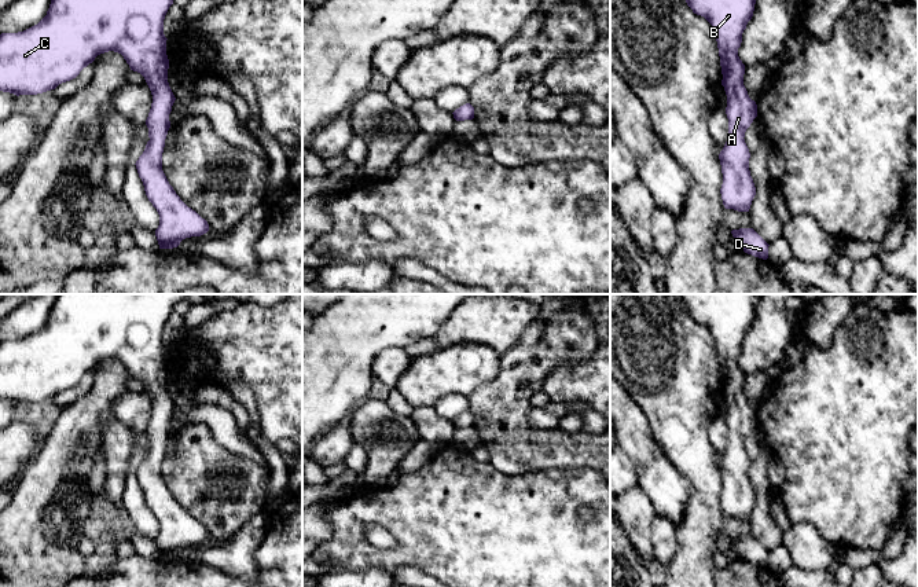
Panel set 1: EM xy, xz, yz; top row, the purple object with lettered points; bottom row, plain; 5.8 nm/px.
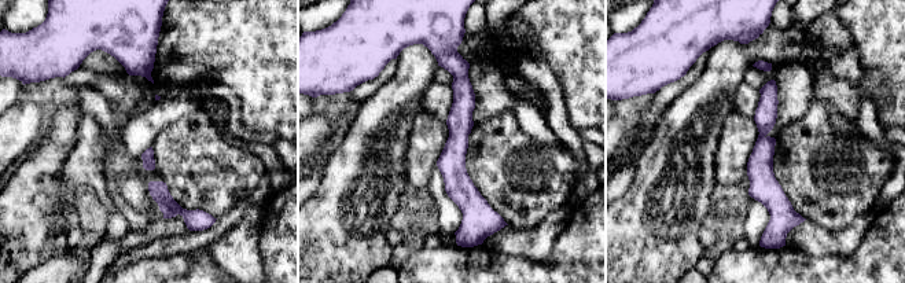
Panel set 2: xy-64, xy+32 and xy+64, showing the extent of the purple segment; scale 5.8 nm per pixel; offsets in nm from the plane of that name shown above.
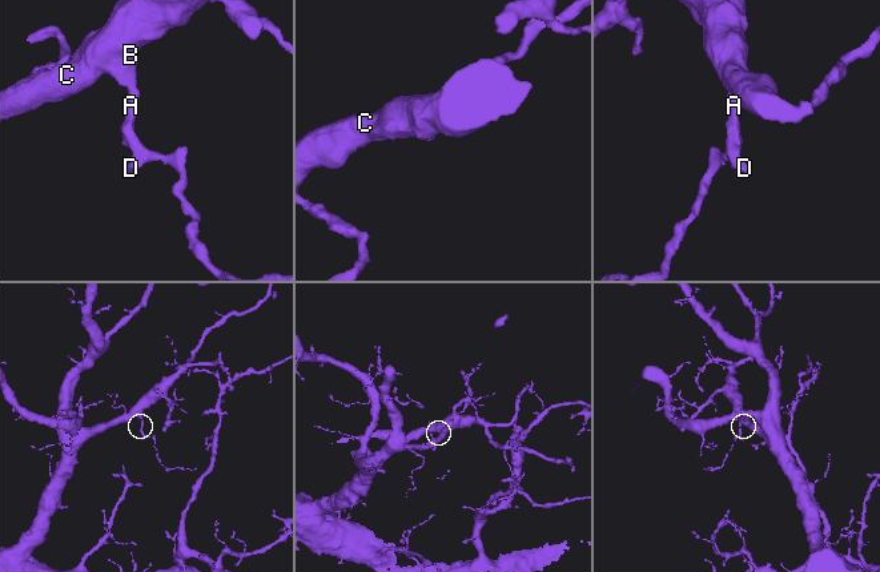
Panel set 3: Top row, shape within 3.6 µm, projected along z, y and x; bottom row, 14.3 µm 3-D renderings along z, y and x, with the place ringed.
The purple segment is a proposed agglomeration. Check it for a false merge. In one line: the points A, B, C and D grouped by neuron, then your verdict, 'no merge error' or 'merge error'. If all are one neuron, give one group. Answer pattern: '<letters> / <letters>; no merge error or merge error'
A B C D; no merge error

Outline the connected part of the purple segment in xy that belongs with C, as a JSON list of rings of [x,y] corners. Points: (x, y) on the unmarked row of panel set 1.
[[[58,294],[47,323],[37,333],[23,340],[0,342],[0,399],[16,404],[37,403],[55,397],[59,392],[76,386],[98,363],[109,359],[121,362],[131,378],[144,385],[153,403],[151,417],[146,428],[150,448],[135,473],[143,489],[146,503],[159,522],[159,533],[155,538],[159,557],[177,555],[183,547],[201,544],[209,539],[208,529],[180,507],[162,478],[162,461],[170,436],[169,422],[176,408],[168,390],[169,367],[166,363],[168,346],[164,342],[164,327],[175,305],[180,300],[186,300],[187,296],[188,294]]]

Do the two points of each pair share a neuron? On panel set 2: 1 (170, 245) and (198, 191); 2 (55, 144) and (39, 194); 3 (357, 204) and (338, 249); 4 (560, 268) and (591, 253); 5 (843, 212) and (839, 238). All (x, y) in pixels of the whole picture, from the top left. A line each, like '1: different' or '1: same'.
1: different
2: same
3: same
4: same
5: different

